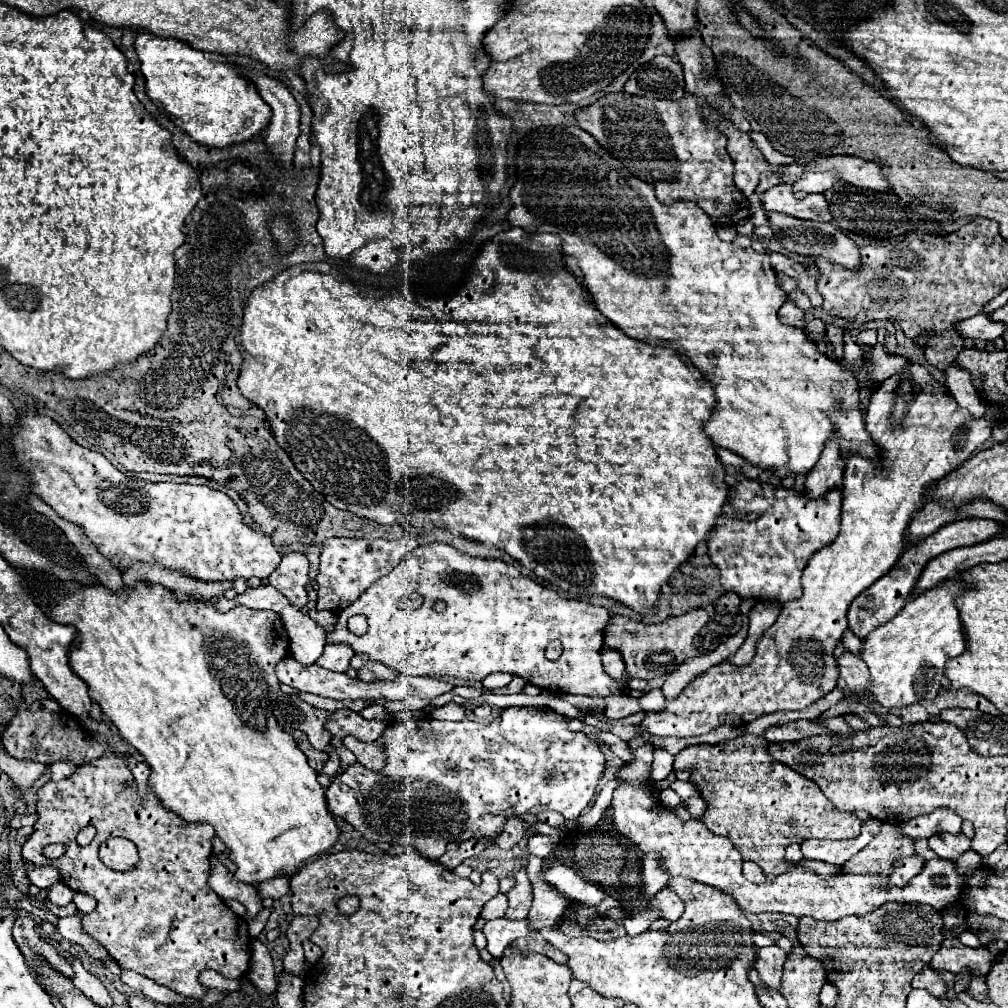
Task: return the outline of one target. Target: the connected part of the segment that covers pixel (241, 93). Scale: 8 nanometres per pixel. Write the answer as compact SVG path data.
M150 32L136 34L136 54L140 58L140 72L146 78L146 94L160 110L164 110L172 118L176 126L180 126L188 136L192 136L192 140L212 148L224 148L234 142L244 142L260 134L268 126L270 106L262 100L252 80L244 78L236 66L228 64L224 56L194 50L182 40L160 38Z

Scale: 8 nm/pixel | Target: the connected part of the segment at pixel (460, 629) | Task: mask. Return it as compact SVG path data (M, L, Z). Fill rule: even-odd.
M432 542L408 552L388 576L374 582L354 604L344 608L338 614L336 630L328 632L326 642L348 644L354 652L364 652L370 660L378 660L402 674L482 680L492 672L508 672L556 694L604 698L610 694L624 694L624 682L612 680L600 662L600 648L604 644L604 628L608 620L610 614L606 608L592 606L580 598L564 598L556 590L542 586L502 560L474 558L448 544ZM436 600L446 602L444 612L434 610ZM352 614L362 614L366 618L368 630L364 636L356 636L348 630L348 618ZM552 640L560 640L564 646L562 656L554 662L544 656L544 650Z

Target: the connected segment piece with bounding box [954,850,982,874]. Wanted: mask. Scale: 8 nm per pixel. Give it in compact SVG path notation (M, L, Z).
M968 850L968 852L964 852L964 854L960 856L960 860L956 860L954 864L956 864L956 870L958 870L960 874L964 874L968 868L974 868L974 866L978 866L978 864L980 864L980 860L982 860L982 856L980 856L978 852L974 852L974 850Z

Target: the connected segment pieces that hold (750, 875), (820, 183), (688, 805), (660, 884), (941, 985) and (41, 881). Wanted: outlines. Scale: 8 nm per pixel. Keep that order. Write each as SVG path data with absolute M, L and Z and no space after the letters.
M744 861L742 866L742 872L750 882L760 884L766 880L766 876L762 874L762 870L754 864L754 862Z
M804 170L804 174L792 184L796 198L804 198L808 194L822 194L836 184L840 184L842 178L838 172L816 172L816 170Z
M692 796L692 798L684 800L682 806L688 810L688 814L690 814L692 818L700 818L700 816L704 814L704 808L706 808L706 804L702 802L700 796Z
M648 854L644 856L644 864L642 864L642 870L644 870L644 894L646 896L654 896L656 892L660 892L662 888L668 886L668 872L664 872L664 868L660 868L660 858L656 854Z
M925 966L922 972L918 972L912 980L912 988L928 990L936 998L946 998L947 986L940 977L938 971Z
M28 864L28 880L30 884L34 884L37 887L45 888L46 886L52 886L54 882L60 880L60 872L52 866L42 866L42 868L36 868L32 864Z

